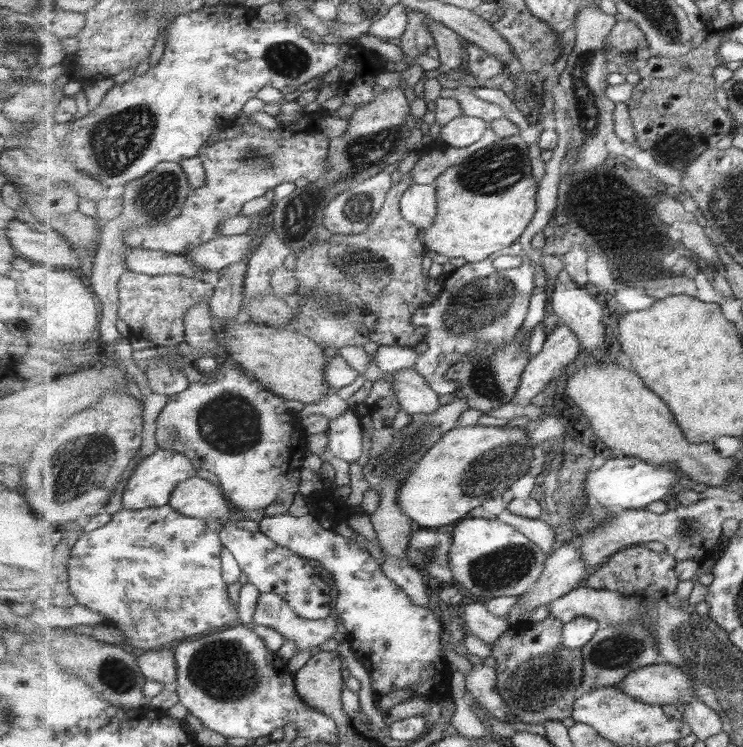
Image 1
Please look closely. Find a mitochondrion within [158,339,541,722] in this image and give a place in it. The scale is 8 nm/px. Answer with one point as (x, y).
(222, 668)

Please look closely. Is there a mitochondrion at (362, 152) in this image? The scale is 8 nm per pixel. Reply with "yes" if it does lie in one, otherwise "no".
yes

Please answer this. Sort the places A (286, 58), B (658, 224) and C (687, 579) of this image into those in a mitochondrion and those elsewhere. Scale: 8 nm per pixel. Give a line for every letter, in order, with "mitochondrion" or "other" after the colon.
A: mitochondrion
B: other
C: other

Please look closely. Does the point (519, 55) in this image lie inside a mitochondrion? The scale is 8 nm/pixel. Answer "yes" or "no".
no

